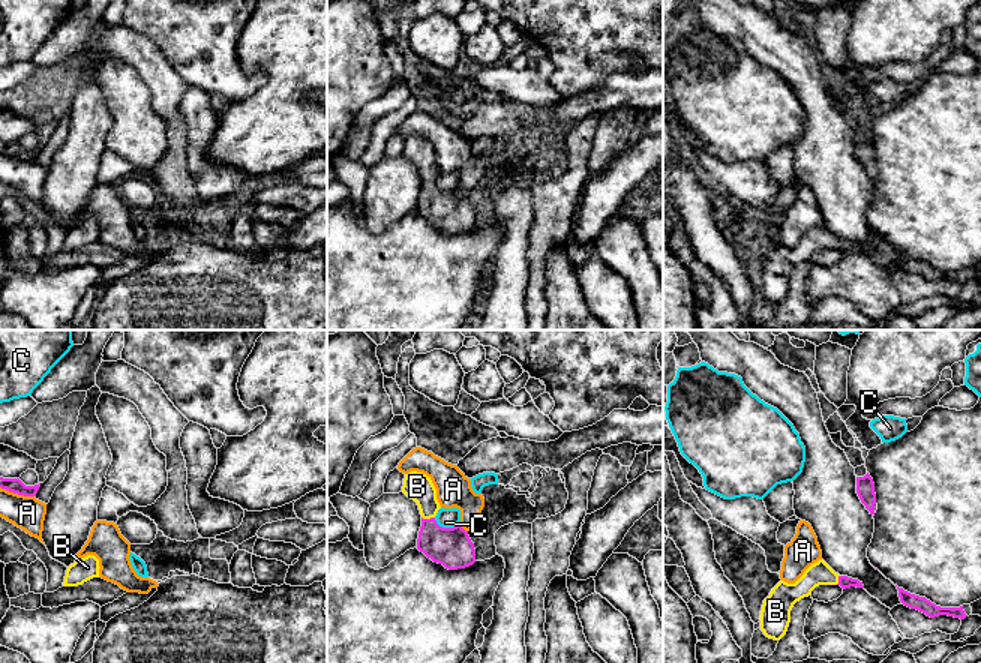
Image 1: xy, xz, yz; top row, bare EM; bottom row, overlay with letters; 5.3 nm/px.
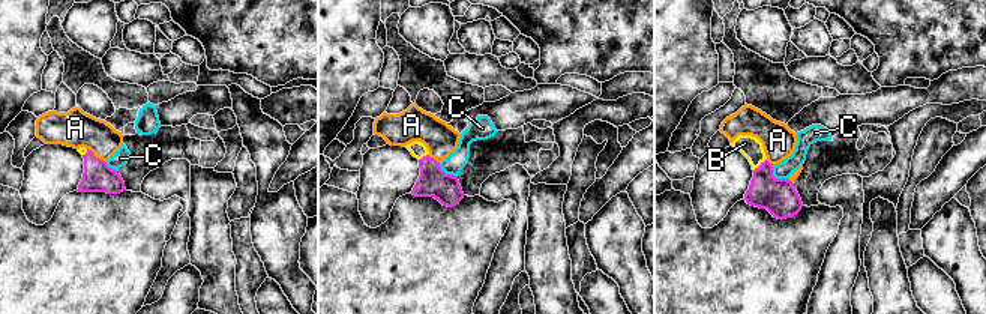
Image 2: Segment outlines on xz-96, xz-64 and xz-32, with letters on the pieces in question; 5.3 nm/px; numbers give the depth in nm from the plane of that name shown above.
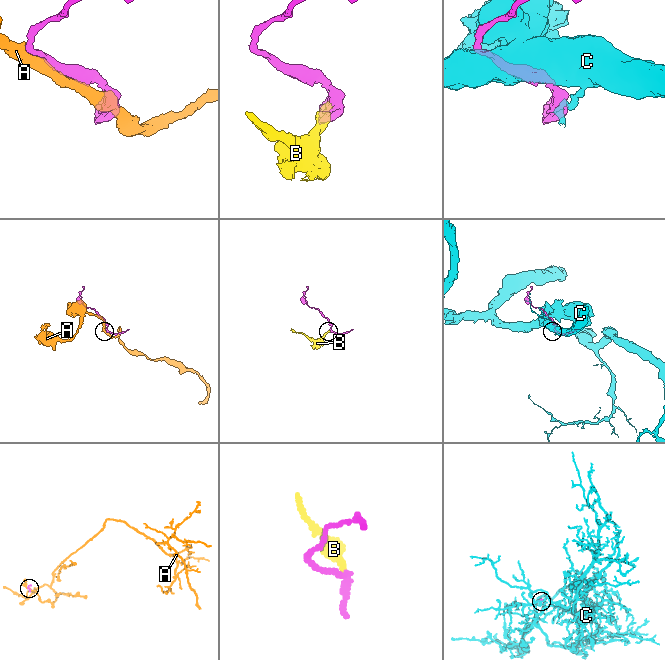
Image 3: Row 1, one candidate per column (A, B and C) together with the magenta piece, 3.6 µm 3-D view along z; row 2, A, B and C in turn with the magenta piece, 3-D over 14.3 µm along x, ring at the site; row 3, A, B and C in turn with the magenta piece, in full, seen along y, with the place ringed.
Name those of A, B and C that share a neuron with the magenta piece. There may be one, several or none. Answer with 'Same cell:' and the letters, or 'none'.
Same cell: B

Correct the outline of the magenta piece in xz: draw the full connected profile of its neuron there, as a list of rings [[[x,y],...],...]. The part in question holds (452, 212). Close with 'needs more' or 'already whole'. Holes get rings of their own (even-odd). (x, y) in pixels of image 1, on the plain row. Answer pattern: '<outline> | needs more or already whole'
[[[417,135],[405,138],[402,156],[417,166],[422,178],[417,213],[448,234],[472,230],[476,213],[468,195],[460,189],[442,192],[435,184],[441,170],[430,141]]] | needs more

